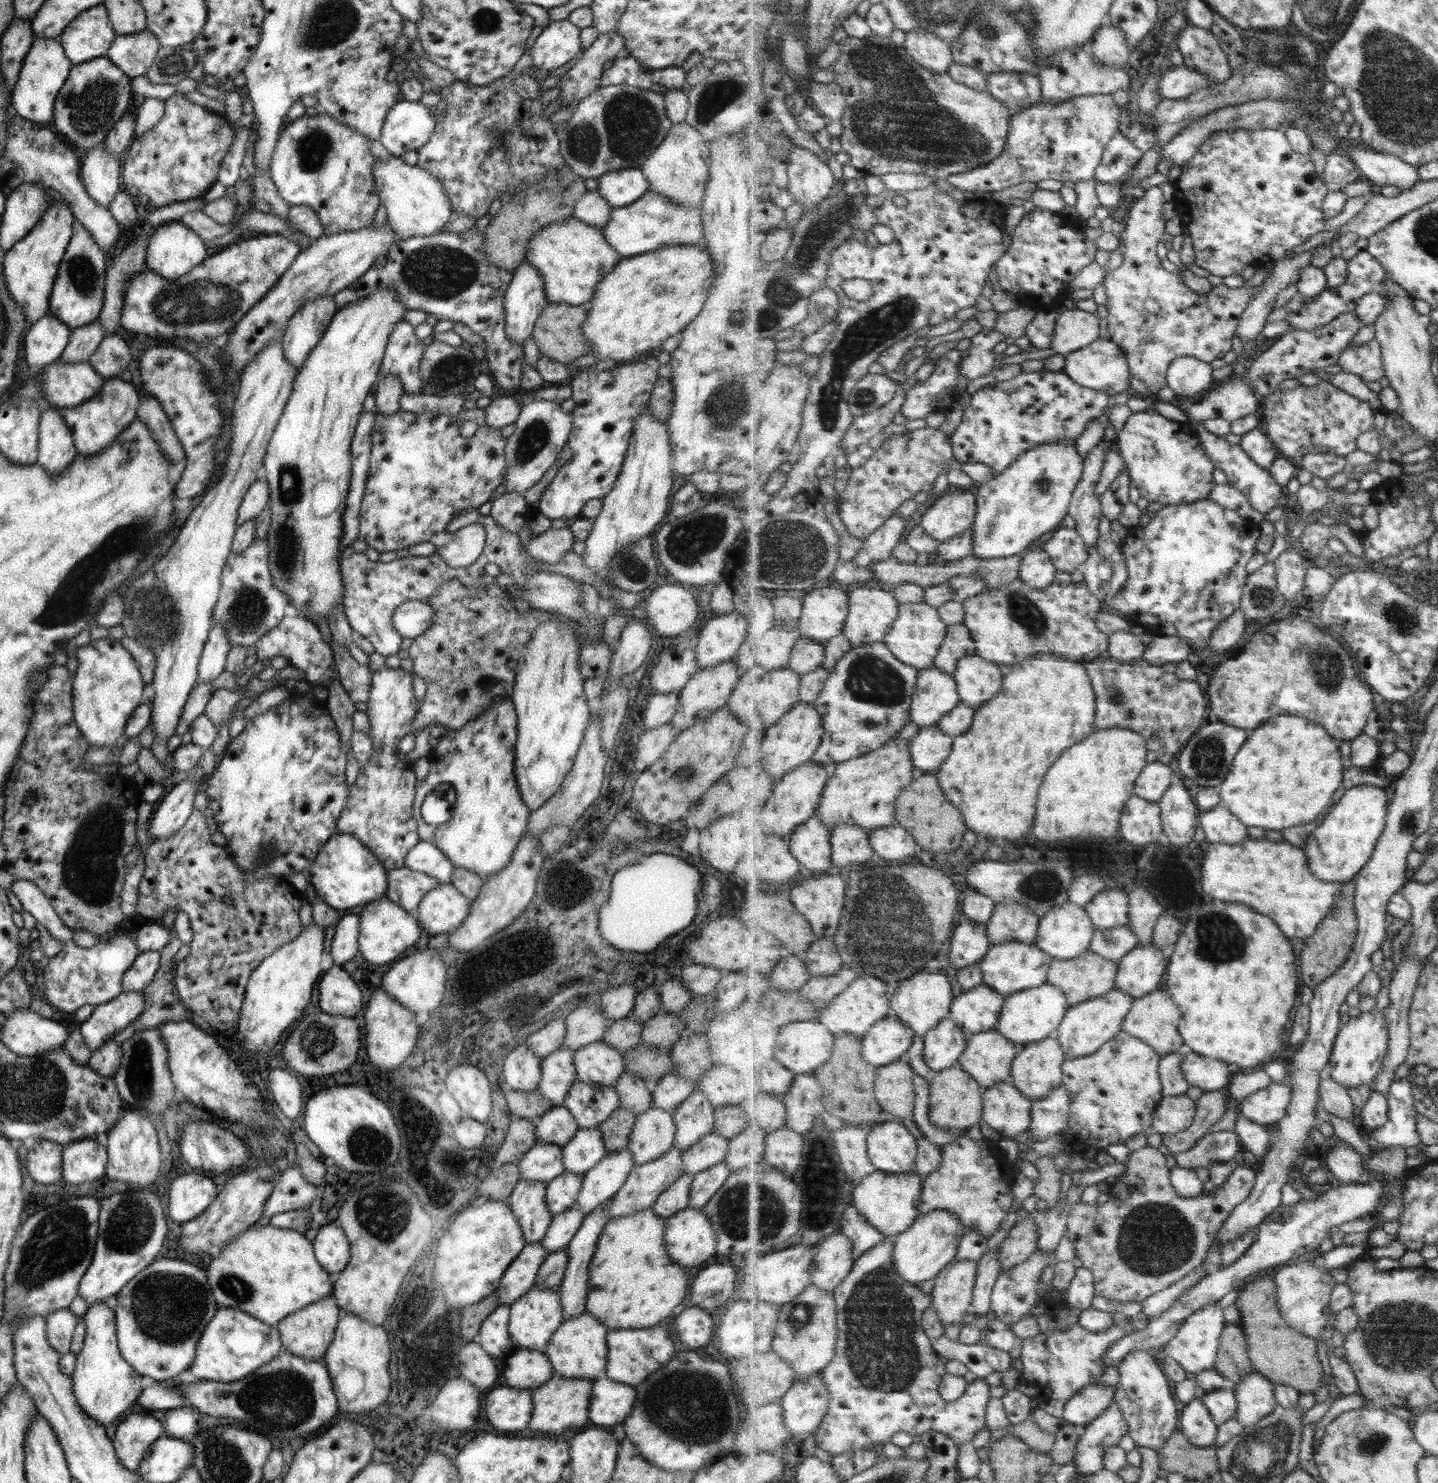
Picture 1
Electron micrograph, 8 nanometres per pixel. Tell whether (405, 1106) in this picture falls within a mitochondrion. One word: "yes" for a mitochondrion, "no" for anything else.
no

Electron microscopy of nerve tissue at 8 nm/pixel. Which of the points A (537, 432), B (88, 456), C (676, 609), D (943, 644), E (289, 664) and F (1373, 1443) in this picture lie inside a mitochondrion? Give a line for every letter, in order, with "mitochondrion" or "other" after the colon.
A: mitochondrion
B: other
C: other
D: other
E: other
F: mitochondrion

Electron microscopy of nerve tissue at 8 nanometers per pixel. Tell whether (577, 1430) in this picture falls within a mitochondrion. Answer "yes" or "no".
no

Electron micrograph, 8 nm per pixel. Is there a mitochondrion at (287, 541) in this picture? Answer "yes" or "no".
yes

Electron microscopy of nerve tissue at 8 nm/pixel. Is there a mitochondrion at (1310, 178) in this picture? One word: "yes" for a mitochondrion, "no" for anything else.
no

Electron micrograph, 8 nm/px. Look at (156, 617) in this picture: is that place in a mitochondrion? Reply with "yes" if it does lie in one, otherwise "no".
yes

